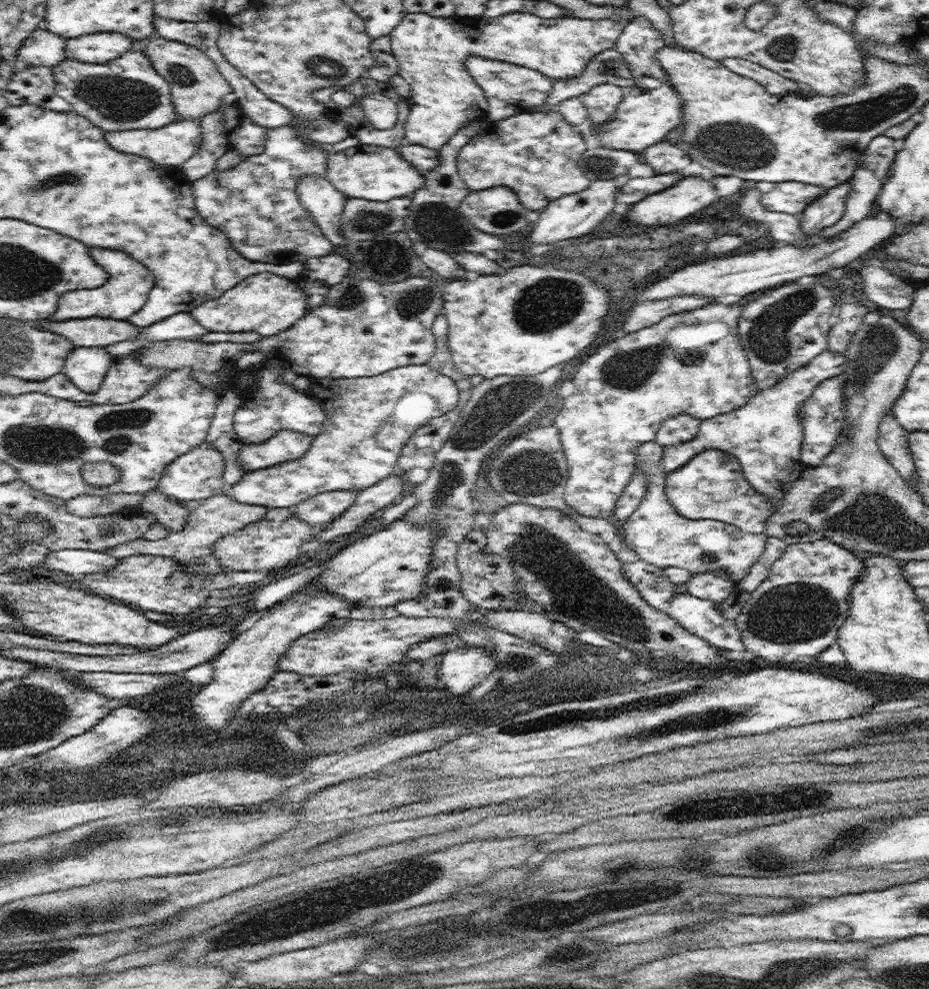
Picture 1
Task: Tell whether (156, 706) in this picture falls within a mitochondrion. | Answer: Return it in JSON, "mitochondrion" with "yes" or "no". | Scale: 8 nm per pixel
{"mitochondrion":"no"}

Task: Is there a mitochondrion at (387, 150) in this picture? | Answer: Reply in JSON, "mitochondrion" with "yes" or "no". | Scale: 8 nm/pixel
{"mitochondrion":"no"}

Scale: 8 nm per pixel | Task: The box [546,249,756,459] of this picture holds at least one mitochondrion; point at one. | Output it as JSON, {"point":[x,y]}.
{"point":[630,370]}

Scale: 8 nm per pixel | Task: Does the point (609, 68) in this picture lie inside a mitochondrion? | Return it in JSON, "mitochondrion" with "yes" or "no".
{"mitochondrion":"yes"}

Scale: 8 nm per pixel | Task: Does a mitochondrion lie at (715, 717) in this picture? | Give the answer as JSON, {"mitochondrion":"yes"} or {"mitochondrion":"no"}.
{"mitochondrion":"yes"}

